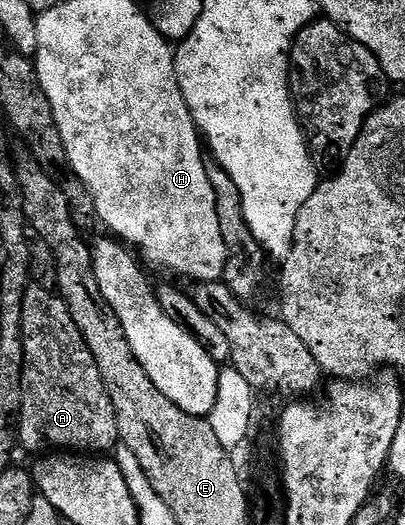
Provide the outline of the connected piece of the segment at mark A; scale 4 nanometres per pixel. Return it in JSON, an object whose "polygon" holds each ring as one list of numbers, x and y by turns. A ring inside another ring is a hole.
{"polygon":[[36,282,29,283,26,294,22,298,22,350,24,351,24,365,22,366,22,402,20,403,16,421,16,435,19,447,23,451,25,448,28,452,36,452,35,454,44,454,49,450,67,450,72,454,111,453,117,447,120,439,118,422,114,414,114,402,110,402,110,394,102,382,102,374,98,374,98,362,94,362,94,354,90,354,90,346,86,346,78,326,74,326,74,318,70,318,70,310,66,306,66,302,60,296,59,291,49,288,43,288,42,285,36,284]]}

